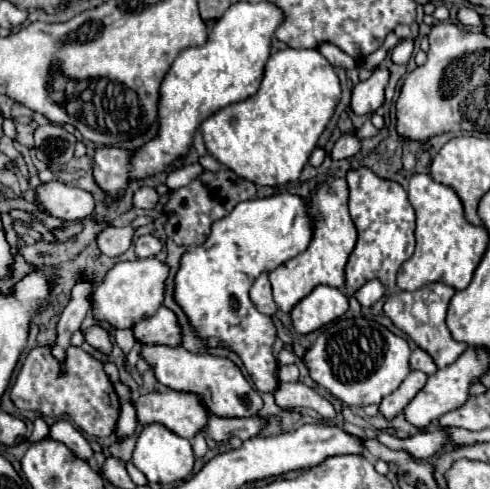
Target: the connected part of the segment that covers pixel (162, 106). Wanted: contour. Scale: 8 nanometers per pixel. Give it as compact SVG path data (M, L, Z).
M271 2L231 4L215 22L205 46L187 48L175 58L159 88L159 130L155 138L133 152L115 146L99 146L93 152L93 178L105 192L107 204L121 198L131 180L155 176L169 168L177 158L185 156L193 144L195 130L211 114L257 92L265 62L271 54L273 32L281 22L283 12Z

